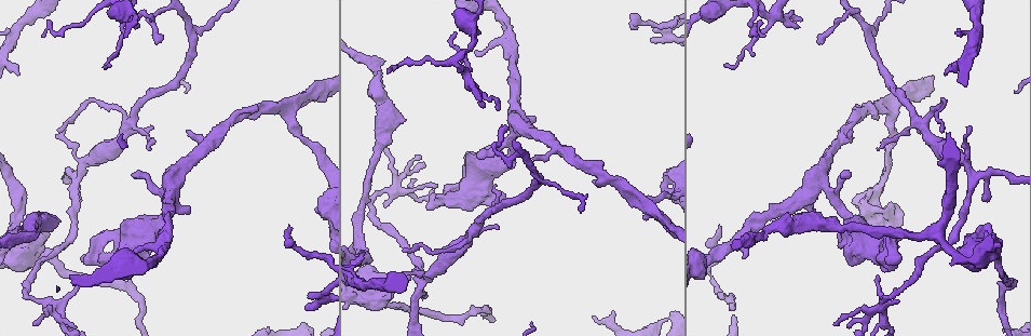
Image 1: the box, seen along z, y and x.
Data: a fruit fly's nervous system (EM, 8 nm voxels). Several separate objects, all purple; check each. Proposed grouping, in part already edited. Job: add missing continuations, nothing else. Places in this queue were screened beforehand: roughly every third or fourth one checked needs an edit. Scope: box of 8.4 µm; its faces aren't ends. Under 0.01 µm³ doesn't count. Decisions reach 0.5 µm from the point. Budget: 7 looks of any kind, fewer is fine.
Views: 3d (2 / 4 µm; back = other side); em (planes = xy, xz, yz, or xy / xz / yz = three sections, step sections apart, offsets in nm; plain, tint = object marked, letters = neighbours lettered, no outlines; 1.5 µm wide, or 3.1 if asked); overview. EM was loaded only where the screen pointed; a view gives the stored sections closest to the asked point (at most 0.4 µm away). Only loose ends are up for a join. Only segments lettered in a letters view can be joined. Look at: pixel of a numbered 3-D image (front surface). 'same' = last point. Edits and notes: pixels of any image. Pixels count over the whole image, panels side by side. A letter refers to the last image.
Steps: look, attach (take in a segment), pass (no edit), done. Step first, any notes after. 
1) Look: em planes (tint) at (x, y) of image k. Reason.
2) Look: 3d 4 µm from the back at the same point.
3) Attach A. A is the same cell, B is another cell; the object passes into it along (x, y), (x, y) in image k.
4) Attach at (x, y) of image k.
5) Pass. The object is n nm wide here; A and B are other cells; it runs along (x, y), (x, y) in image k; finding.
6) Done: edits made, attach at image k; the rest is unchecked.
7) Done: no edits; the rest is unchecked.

Look: em planes (tint) at (186, 132) of image 1. Free end.

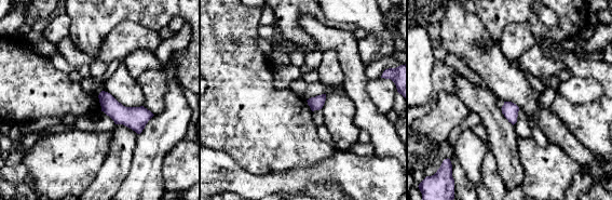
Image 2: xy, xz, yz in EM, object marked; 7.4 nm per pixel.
Look: em planes (letters) at the same point. What lies round it.

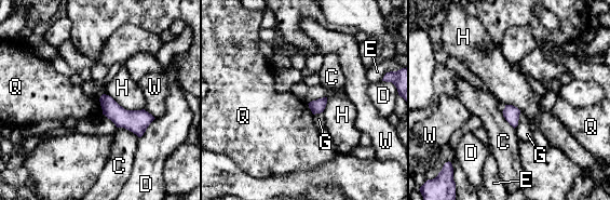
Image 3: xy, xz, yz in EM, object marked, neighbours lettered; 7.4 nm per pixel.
Pass. C, D, E, G, H, Q and W are other cells; a border runs along (98, 100), (103, 112) in image 3; none of them fits.

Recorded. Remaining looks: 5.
Look: 3d 4 µm at (801, 18) of image 1. An open end.

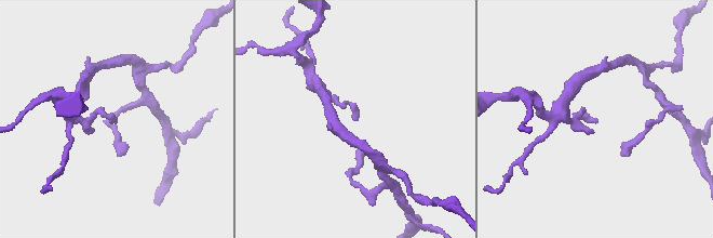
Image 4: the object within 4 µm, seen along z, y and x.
Look: em xz step 8 (tint) at (355, 119) of image 4. Now the EM.

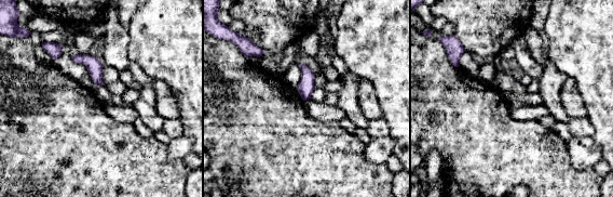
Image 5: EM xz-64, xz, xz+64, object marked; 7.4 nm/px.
Look: em planes (letters) at the same point.

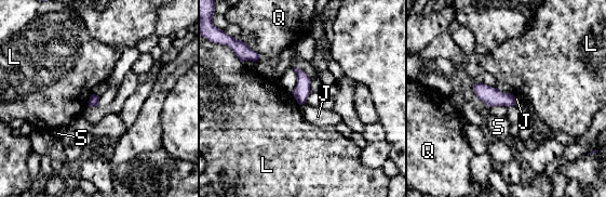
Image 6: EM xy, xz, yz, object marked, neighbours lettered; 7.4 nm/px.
Pass. The object is 80 nm wide here; J, L, Q and S are other cells; none of them fits.

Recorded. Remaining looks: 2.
Look: em planes (letters) at (475, 51) of image 1. Free end.

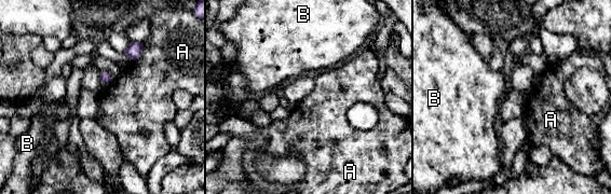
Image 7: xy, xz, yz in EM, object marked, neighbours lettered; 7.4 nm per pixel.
Pass. A and B are other cells; a border runs along (143, 43), (140, 55), (132, 60) in image 7; no lettered segment goes on from it.

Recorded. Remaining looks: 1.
Done: no edits; the rest is unchecked.

